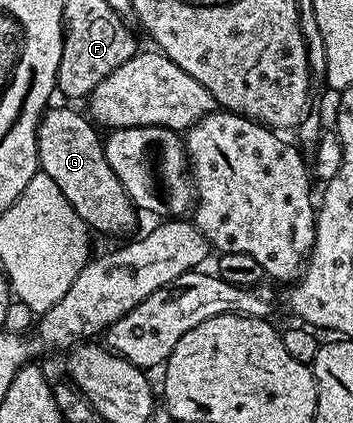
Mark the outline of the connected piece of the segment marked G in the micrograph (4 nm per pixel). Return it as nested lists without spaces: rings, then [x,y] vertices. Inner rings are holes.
[[[63,106],[44,113],[37,132],[39,169],[61,188],[61,196],[73,204],[73,212],[77,212],[96,235],[127,234],[135,226],[137,208],[129,200],[113,168],[109,168],[109,160],[105,160],[100,131],[84,115],[83,118],[77,111],[66,110]]]

